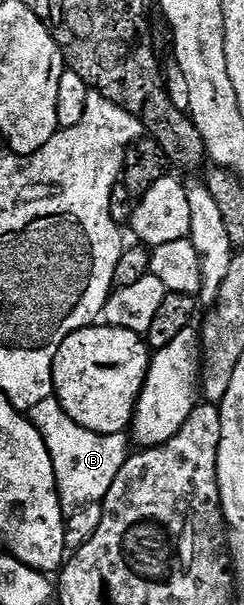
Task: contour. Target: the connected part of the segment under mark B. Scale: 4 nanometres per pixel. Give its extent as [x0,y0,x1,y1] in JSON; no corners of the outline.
[30,395,129,514]

